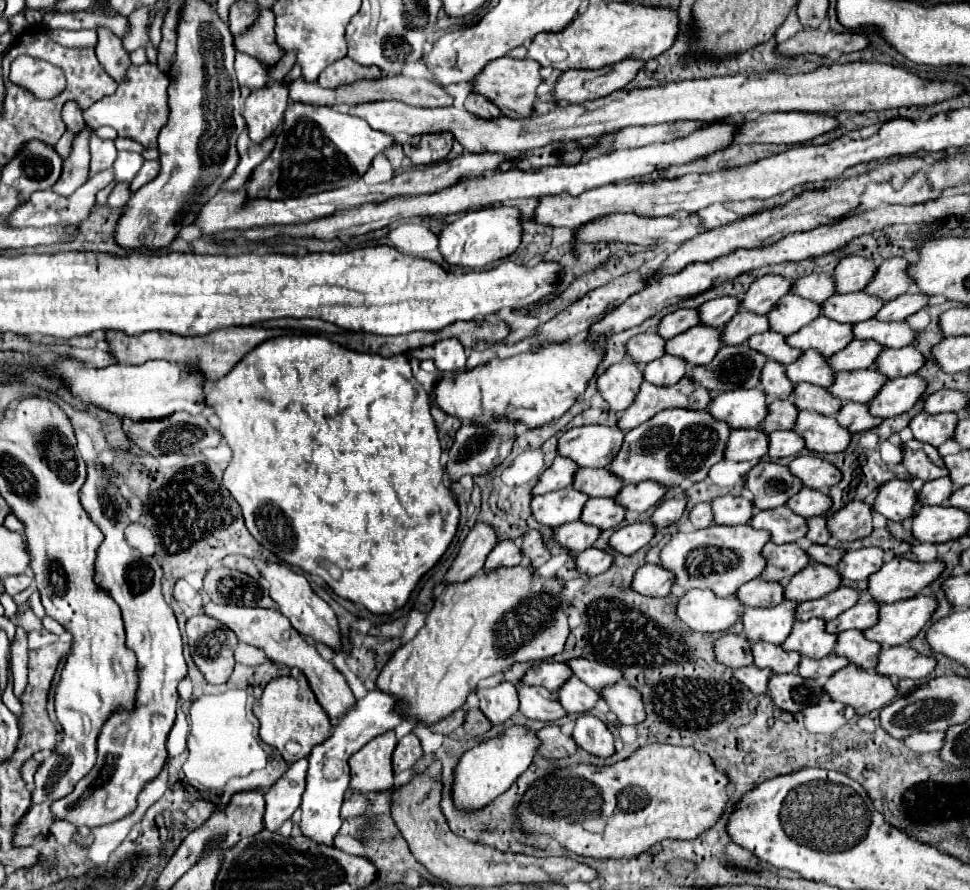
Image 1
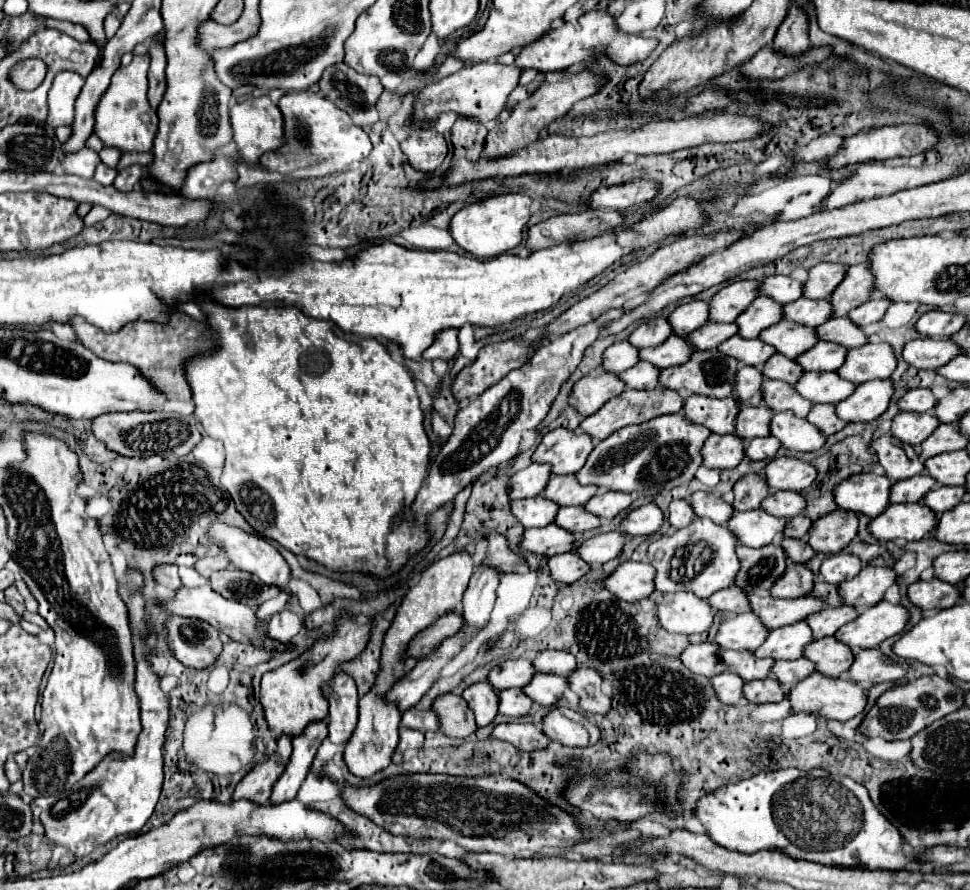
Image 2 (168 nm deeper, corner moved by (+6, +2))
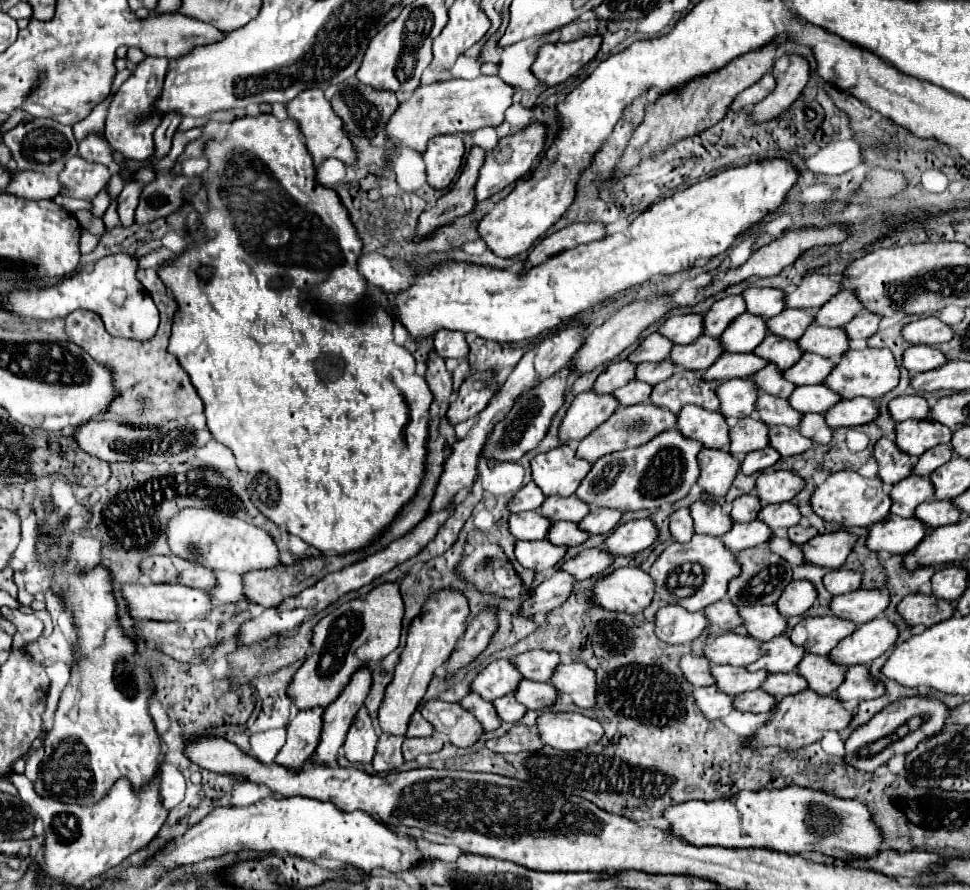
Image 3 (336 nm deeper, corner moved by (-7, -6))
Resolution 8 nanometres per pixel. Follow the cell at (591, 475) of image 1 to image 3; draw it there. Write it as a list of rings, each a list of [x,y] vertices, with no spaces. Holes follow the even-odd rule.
[[[572,494],[572,496],[566,496],[566,498],[564,496],[548,496],[540,510],[550,520],[580,522],[590,512],[590,506],[586,502],[582,502],[576,494]]]

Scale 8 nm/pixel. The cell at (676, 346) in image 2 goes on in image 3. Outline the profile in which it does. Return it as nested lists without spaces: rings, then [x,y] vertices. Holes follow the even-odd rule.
[[[662,360],[662,362],[642,362],[636,368],[636,380],[648,382],[648,384],[658,384],[668,380],[674,374],[676,366],[670,360]]]

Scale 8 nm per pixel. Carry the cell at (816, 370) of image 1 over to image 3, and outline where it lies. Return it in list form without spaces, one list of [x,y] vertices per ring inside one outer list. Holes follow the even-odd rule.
[[[768,364],[758,374],[754,374],[754,382],[756,382],[758,390],[780,396],[780,398],[788,398],[796,388],[792,382],[788,382],[784,378],[784,372],[774,364]]]

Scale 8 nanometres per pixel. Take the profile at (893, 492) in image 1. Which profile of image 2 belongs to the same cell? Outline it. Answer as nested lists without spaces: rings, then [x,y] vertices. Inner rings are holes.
[[[853,474],[835,486],[833,500],[841,510],[875,518],[889,506],[889,486],[885,474]]]

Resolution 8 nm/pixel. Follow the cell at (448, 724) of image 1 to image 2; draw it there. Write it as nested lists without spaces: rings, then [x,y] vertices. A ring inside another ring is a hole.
[[[409,708],[401,714],[401,724],[405,728],[413,728],[413,730],[419,730],[419,732],[427,732],[427,730],[439,730],[439,722],[437,722],[437,716],[435,712],[431,710],[417,710],[417,708]]]

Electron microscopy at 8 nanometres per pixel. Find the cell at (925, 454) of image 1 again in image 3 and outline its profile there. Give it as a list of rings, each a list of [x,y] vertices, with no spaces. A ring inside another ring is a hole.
[[[880,438],[874,446],[874,458],[880,466],[878,474],[886,488],[894,486],[896,482],[914,474],[914,460],[904,454],[892,440]]]

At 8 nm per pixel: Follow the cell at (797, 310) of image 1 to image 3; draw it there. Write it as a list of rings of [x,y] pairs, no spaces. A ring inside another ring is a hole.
[[[744,312],[738,320],[732,322],[732,326],[728,326],[720,342],[728,352],[754,352],[758,342],[762,342],[768,332],[766,318]]]

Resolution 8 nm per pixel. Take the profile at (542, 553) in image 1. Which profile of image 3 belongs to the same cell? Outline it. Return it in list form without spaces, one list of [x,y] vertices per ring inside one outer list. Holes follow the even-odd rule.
[[[474,530],[474,532],[468,534],[468,544],[472,546],[472,552],[468,552],[464,556],[464,560],[460,562],[460,566],[456,568],[462,578],[472,582],[478,590],[482,590],[486,594],[496,594],[496,596],[504,596],[504,598],[520,598],[524,594],[524,586],[518,580],[518,574],[514,570],[514,566],[510,564],[510,560],[506,558],[506,554],[504,554],[500,544],[488,540],[486,534],[480,532],[480,530]],[[506,584],[510,588],[502,588]]]

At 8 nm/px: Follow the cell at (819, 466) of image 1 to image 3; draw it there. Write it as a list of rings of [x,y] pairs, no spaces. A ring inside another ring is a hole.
[[[778,470],[772,474],[760,474],[756,480],[756,494],[760,502],[776,504],[776,502],[788,502],[798,492],[802,492],[806,486],[806,480],[800,478],[792,470]]]

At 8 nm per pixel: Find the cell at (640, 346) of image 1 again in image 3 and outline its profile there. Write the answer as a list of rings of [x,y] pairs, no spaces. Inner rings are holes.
[[[622,360],[622,362],[612,362],[594,382],[594,390],[600,394],[612,394],[614,390],[618,390],[620,386],[628,384],[630,380],[636,378],[636,364],[630,360]]]

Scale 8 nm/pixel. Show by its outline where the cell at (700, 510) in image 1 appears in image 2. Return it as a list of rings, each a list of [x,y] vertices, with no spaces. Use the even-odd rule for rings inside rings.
[[[673,500],[669,504],[669,522],[673,528],[681,530],[689,526],[691,520],[693,520],[693,508],[689,506],[687,500]]]

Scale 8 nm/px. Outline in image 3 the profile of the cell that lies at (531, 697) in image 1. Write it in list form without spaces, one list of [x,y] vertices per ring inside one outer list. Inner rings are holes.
[[[512,694],[496,698],[494,700],[494,708],[496,708],[496,712],[498,712],[502,722],[512,722],[512,724],[520,722],[522,716],[526,714],[526,706],[518,704],[518,700]]]

